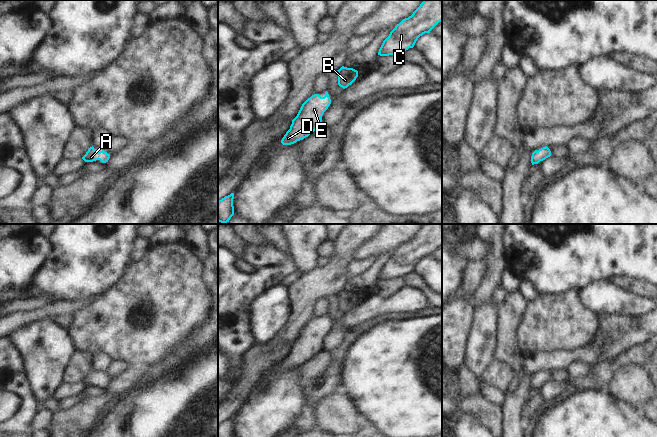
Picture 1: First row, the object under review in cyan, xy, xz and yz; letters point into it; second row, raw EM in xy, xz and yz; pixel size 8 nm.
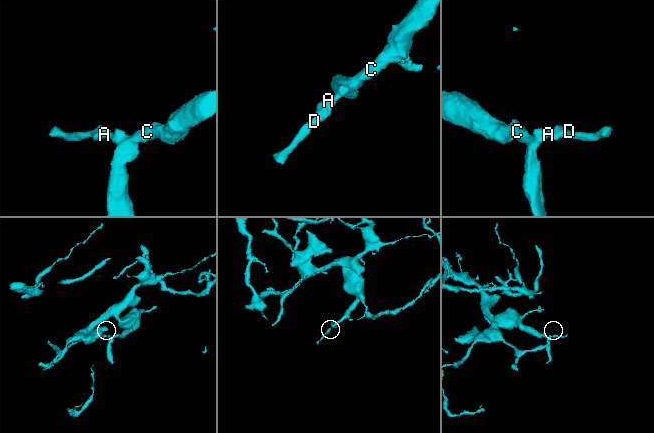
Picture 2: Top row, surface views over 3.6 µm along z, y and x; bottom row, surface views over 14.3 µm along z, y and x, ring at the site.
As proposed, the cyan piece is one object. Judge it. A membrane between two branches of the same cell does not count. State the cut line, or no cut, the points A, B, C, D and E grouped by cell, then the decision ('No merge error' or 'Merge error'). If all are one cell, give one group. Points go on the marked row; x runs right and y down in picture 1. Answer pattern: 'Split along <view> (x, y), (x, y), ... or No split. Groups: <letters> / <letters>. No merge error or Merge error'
No split. Groups: A B C D E. No merge error.

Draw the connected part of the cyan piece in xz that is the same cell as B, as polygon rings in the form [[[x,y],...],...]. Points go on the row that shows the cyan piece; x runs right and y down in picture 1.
[[[342,66],[338,72],[338,85],[343,89],[351,85],[358,77],[358,71],[353,68]]]

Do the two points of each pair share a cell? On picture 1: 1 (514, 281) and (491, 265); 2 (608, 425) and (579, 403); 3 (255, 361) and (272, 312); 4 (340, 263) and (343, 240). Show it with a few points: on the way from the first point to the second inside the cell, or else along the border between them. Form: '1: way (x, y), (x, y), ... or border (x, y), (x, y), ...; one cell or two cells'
1: border (506, 268), (501, 282); two cells
2: way (601, 425), (586, 410); one cell
3: border (280, 333), (273, 341), (266, 345), (253, 348); two cells
4: way (341, 257), (343, 246); one cell

